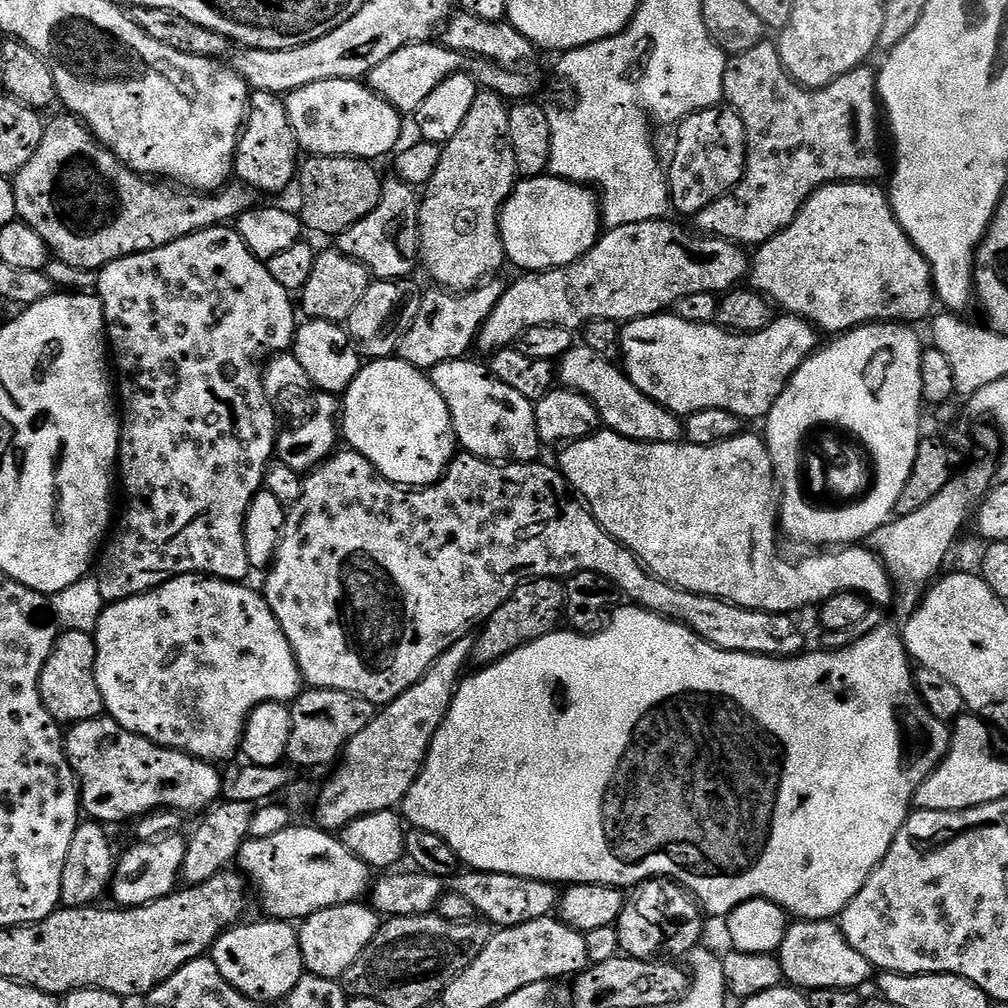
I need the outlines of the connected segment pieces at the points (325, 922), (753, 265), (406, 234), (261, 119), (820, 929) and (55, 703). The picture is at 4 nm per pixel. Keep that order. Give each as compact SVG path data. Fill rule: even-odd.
M364 902L323 908L314 914L310 914L302 921L298 928L300 949L302 950L305 969L311 975L321 976L327 980L339 981L343 977L344 972L350 970L350 966L354 966L354 962L358 962L362 950L366 950L366 946L370 946L370 942L375 938L376 931L379 930L381 923L381 917L376 909Z
M841 182L822 186L801 206L800 213L794 218L794 222L790 222L790 226L786 226L777 236L770 238L765 244L759 245L755 252L750 260L751 287L768 297L777 309L784 308L780 310L783 310L787 315L799 316L800 319L808 321L809 324L819 329L821 333L843 334L851 332L852 329L860 327L861 324L873 322L899 322L916 326L919 325L919 320L925 319L924 321L927 321L933 315L932 304L937 303L936 285L932 282L931 266L926 262L926 258L922 258L922 254L914 246L914 242L910 242L906 230L902 230L902 226L888 201L887 191L876 182Z
M399 178L391 179L383 181L378 206L334 240L339 252L366 265L376 280L402 280L411 277L411 272L418 268L421 197L413 185Z
M253 91L250 111L240 129L240 141L236 144L234 176L244 187L263 192L284 192L293 187L298 176L302 149L290 126L288 105L277 93Z
M801 920L789 923L786 938L782 938L779 950L780 965L784 979L789 985L801 990L814 988L855 988L863 989L863 984L874 969L869 960L862 958L850 942L840 933L839 923L832 920Z
M64 630L57 635L50 658L46 658L46 666L42 666L40 697L46 710L61 726L71 726L83 720L99 720L105 715L96 681L96 641L93 633Z

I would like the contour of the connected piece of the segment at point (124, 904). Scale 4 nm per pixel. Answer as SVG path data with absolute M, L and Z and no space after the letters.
M169 834L159 840L136 842L133 845L125 856L117 859L116 871L112 874L110 896L117 900L115 903L121 909L141 908L143 904L152 904L158 898L177 891L182 880L182 862L188 849L185 837L180 837L180 834Z

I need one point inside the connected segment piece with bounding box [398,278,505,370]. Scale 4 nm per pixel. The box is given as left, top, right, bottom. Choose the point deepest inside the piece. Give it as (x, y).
(447, 325)

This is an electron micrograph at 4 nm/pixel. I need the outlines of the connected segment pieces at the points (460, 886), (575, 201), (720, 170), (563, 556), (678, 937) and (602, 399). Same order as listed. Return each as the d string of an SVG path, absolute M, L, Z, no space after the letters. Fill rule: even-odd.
M464 870L455 877L454 883L455 892L466 894L466 899L474 902L477 913L497 929L522 926L543 916L552 916L558 908L557 885L549 884L546 880L522 878L514 874Z
M545 174L533 180L520 180L512 195L500 209L500 237L504 243L504 254L525 273L547 272L549 268L561 268L573 264L596 245L602 235L600 201L591 187L574 184L570 180L559 180Z
M727 106L704 108L701 112L685 116L683 120L679 121L676 130L676 149L672 152L672 165L667 165L666 168L668 199L675 211L677 208L682 215L692 218L706 206L710 206L710 202L731 192L732 187L742 178L748 161L746 130L742 126L740 115Z
M340 450L307 473L302 480L300 497L287 509L274 563L267 569L268 577L264 580L264 588L262 587L264 600L270 606L274 618L278 618L278 626L282 626L294 650L303 683L314 688L349 692L351 696L360 696L372 706L389 704L406 690L410 690L410 686L417 684L426 674L426 670L430 670L433 662L446 650L450 650L450 646L454 646L454 642L458 642L463 636L475 633L483 626L490 618L490 614L494 614L494 610L498 610L502 602L509 600L519 584L523 584L525 580L537 578L567 578L573 576L575 572L597 572L610 578L610 582L615 584L623 595L625 592L632 599L629 601L633 605L664 616L675 624L685 624L694 635L701 636L706 643L713 644L715 648L721 648L727 652L745 652L755 656L782 657L799 656L805 651L804 636L800 633L799 626L792 621L795 619L791 615L782 612L755 612L749 608L740 608L737 604L729 604L726 600L682 590L653 576L631 550L621 546L592 517L591 511L570 491L570 485L565 480L564 473L553 465L552 469L550 465L544 463L504 462L499 464L491 460L483 460L480 456L457 454L453 456L448 463L448 469L435 484L409 490L401 485L392 484L384 476L379 475L376 467L362 454L351 450Z
M657 878L643 880L627 893L624 909L614 925L620 939L620 950L625 956L633 956L636 960L666 960L675 961L677 958L687 957L693 948L701 943L700 935L704 932L702 909L687 888L674 880Z
M577 343L571 350L561 356L558 361L558 380L565 388L572 388L578 394L590 398L592 405L598 410L600 423L607 431L616 432L619 436L625 436L639 444L675 444L682 436L682 420L675 412L667 412L658 402L654 402L634 382L619 363L602 358L594 354L594 350L587 348L584 343Z

